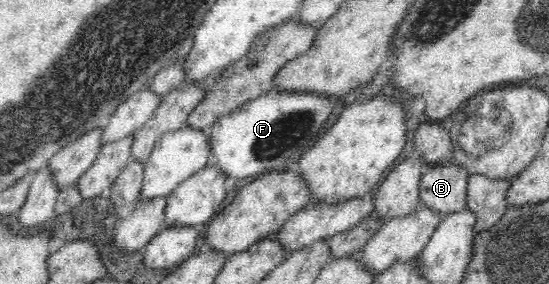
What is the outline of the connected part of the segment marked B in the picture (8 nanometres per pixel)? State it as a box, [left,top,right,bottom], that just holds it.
[416,162,468,217]

